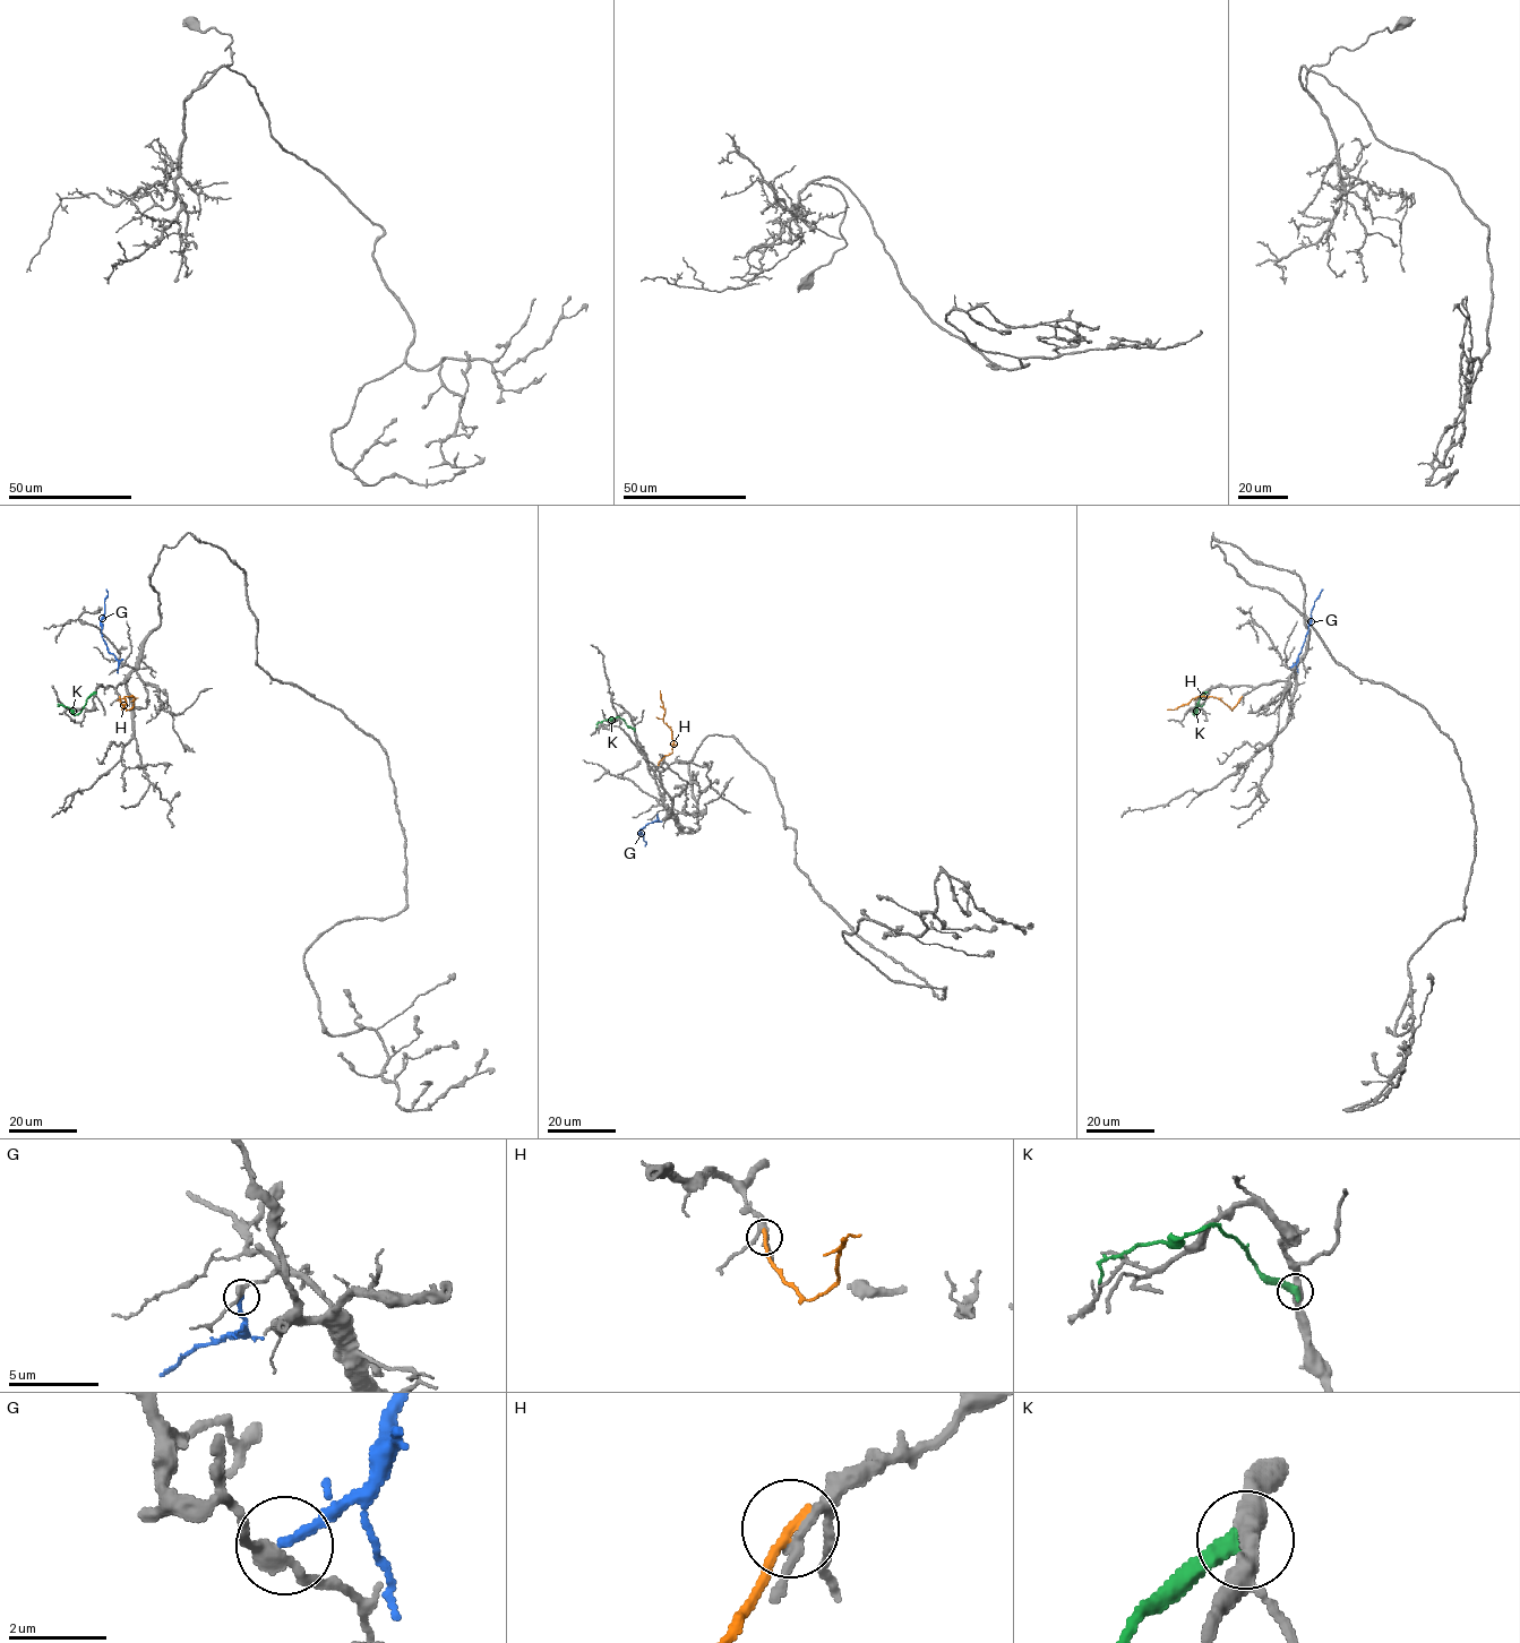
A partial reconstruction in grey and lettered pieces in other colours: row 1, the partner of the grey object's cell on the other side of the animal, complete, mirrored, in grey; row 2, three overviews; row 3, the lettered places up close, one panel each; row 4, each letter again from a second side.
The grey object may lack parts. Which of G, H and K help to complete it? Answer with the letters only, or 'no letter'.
no letter

